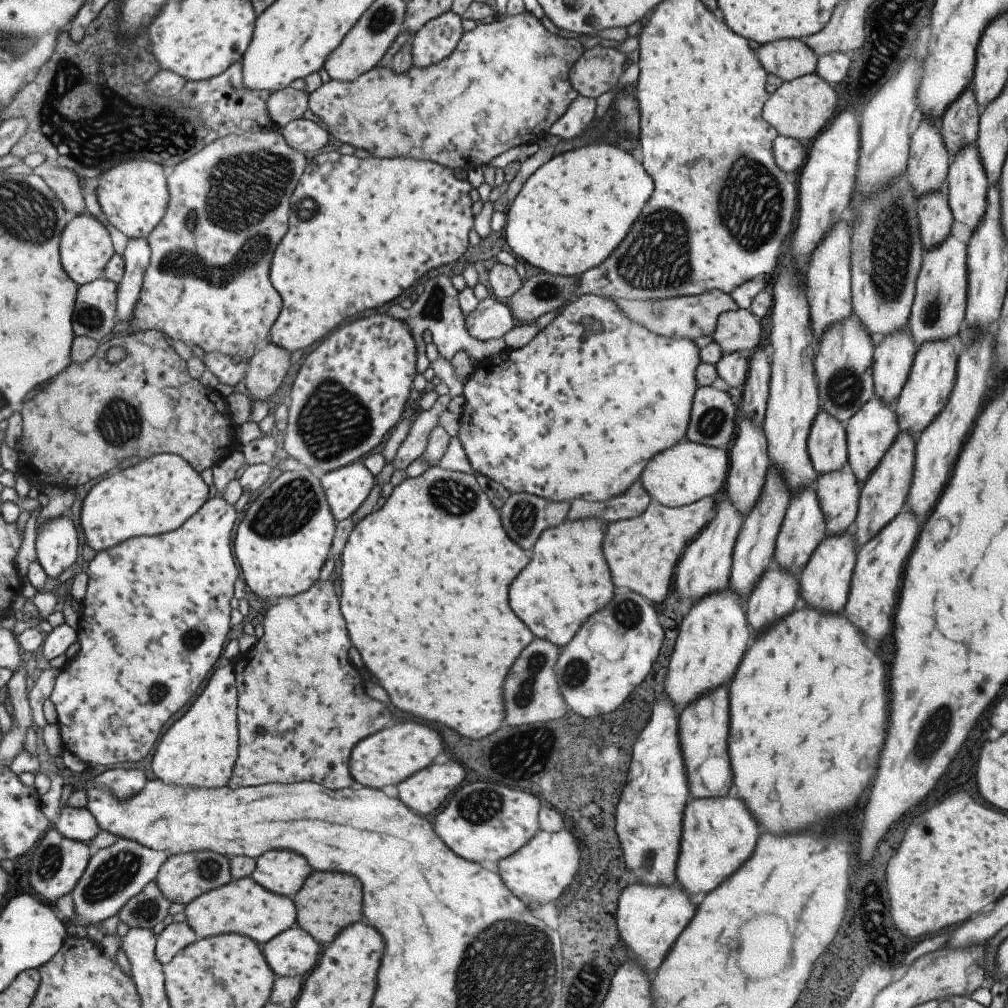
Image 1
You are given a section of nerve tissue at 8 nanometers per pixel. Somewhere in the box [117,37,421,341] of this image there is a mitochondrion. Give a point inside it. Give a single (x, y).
(244, 189)

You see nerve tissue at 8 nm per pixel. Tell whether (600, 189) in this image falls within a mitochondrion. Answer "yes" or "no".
no

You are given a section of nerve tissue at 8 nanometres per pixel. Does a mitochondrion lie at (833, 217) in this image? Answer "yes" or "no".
no

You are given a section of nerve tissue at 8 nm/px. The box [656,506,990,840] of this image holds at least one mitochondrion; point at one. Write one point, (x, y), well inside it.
(933, 737)

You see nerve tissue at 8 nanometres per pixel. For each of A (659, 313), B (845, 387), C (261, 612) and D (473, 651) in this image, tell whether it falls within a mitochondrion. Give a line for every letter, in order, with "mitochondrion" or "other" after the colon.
A: mitochondrion
B: mitochondrion
C: other
D: other

